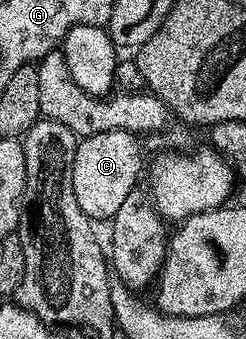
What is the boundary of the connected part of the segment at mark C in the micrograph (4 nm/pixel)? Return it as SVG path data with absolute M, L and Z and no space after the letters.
M123 129L104 131L79 140L72 162L72 195L76 195L80 211L84 211L84 215L91 222L109 222L116 215L116 211L120 211L124 199L128 199L128 191L139 188L142 149L138 146L138 141L135 134Z

